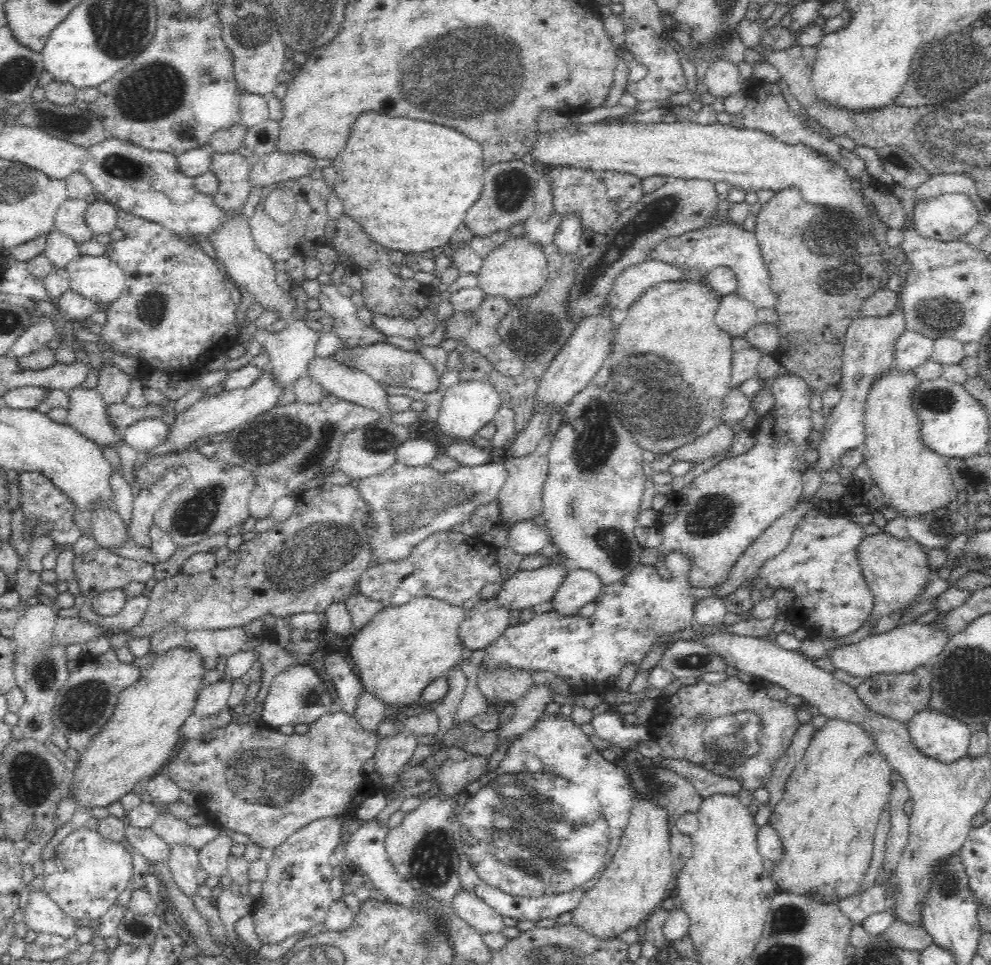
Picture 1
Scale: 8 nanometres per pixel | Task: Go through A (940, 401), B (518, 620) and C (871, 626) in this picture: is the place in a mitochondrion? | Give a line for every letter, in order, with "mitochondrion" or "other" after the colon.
A: mitochondrion
B: other
C: other

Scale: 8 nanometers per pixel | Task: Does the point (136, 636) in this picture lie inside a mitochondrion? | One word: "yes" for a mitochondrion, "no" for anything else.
no

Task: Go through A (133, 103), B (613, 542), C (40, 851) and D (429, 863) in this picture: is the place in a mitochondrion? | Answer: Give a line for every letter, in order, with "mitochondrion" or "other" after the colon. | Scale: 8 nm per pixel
A: mitochondrion
B: mitochondrion
C: other
D: mitochondrion

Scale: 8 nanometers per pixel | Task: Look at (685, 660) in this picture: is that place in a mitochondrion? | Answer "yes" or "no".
yes

